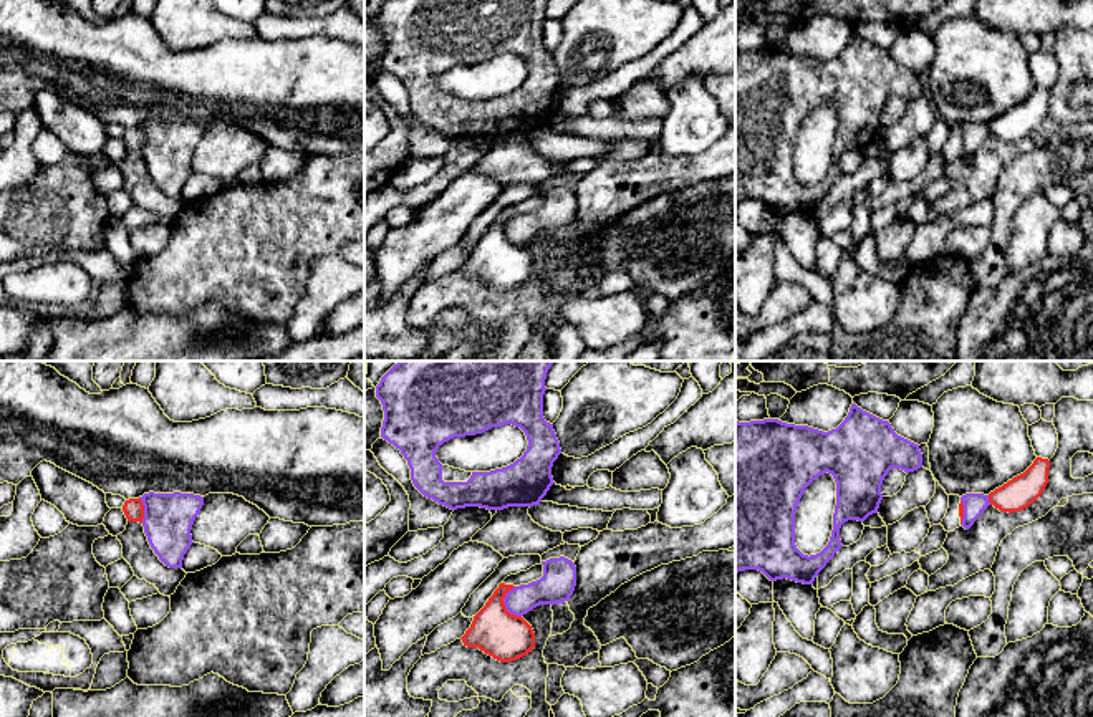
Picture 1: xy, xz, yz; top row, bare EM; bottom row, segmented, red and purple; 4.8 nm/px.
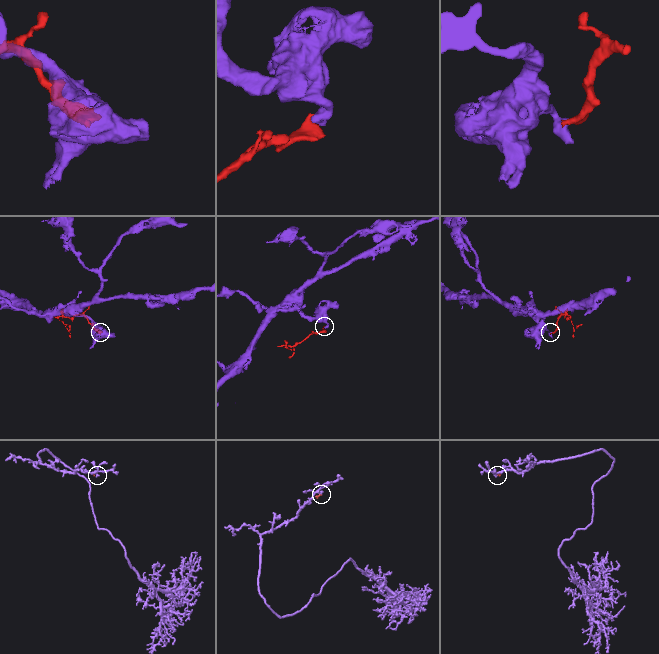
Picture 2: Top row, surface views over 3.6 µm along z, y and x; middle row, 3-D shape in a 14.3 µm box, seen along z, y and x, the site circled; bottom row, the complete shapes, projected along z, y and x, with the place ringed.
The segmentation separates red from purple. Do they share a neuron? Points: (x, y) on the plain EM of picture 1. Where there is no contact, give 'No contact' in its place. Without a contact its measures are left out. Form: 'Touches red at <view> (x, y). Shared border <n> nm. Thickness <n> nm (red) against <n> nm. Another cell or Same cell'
Touches red at xz (504, 234). Shared border 160 nm. Thickness 240 nm (red) against 160 nm. Another cell

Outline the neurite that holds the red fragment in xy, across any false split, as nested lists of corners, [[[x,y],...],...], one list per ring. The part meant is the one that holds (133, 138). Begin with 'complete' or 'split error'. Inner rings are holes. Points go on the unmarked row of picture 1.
complete | [[[129,128],[123,134],[123,141],[128,151],[139,151],[142,152],[144,147],[144,134],[141,128]]]

